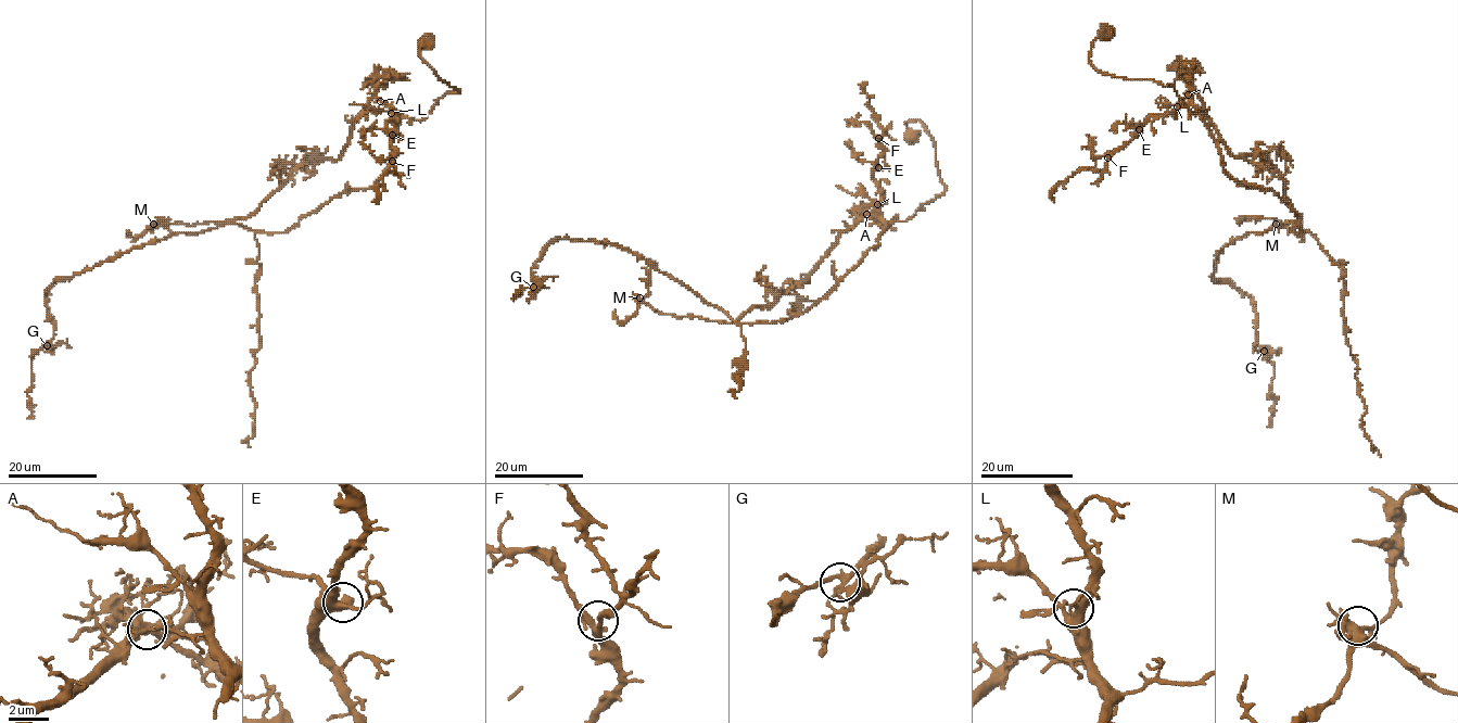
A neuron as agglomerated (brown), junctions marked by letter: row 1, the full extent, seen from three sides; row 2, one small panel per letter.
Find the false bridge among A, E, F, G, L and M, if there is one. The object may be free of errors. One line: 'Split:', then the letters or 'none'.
Split: A

